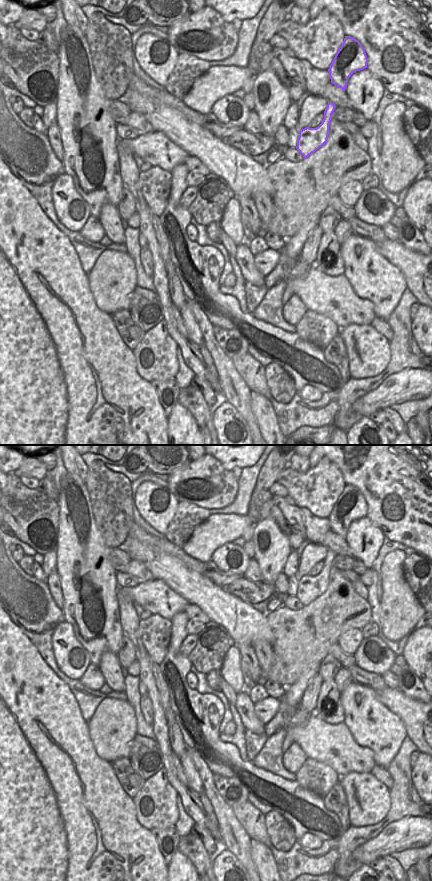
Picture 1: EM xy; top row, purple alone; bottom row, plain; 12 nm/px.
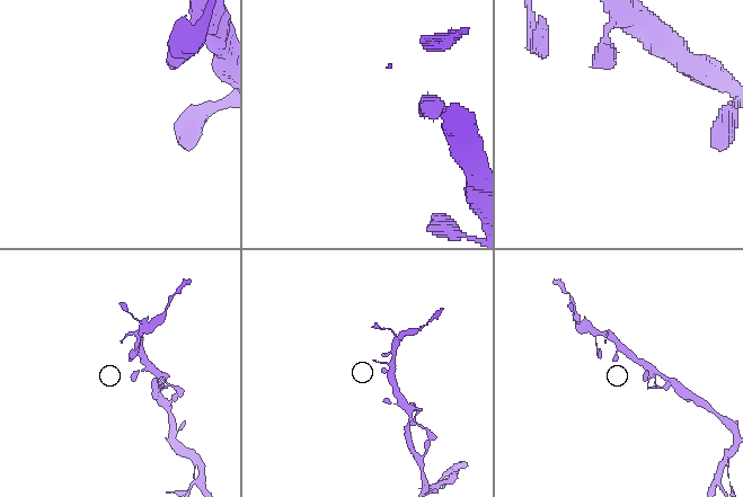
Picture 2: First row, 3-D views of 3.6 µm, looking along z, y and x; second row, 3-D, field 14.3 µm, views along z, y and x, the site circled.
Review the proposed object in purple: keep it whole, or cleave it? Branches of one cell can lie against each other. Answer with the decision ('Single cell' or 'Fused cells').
Single cell.

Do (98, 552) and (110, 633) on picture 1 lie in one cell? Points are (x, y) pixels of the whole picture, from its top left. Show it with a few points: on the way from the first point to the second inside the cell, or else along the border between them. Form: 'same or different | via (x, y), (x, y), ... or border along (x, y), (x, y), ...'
same | via (93, 572), (93, 578), (103, 589), (107, 613)

